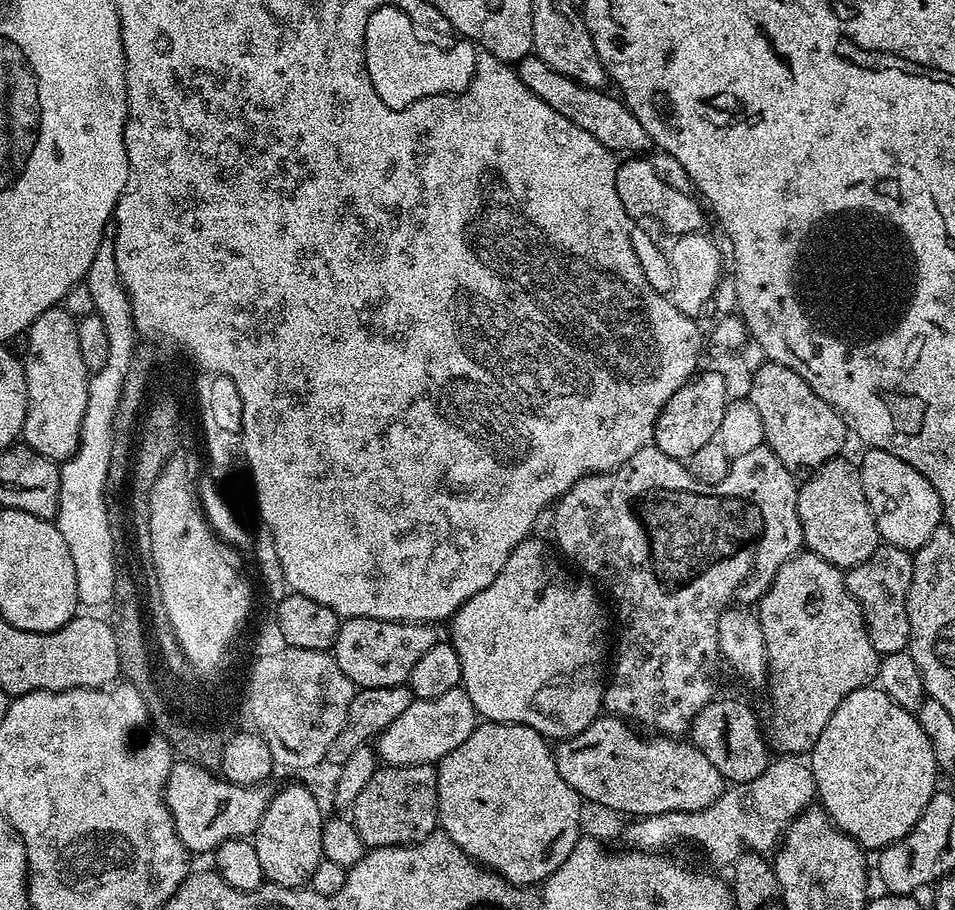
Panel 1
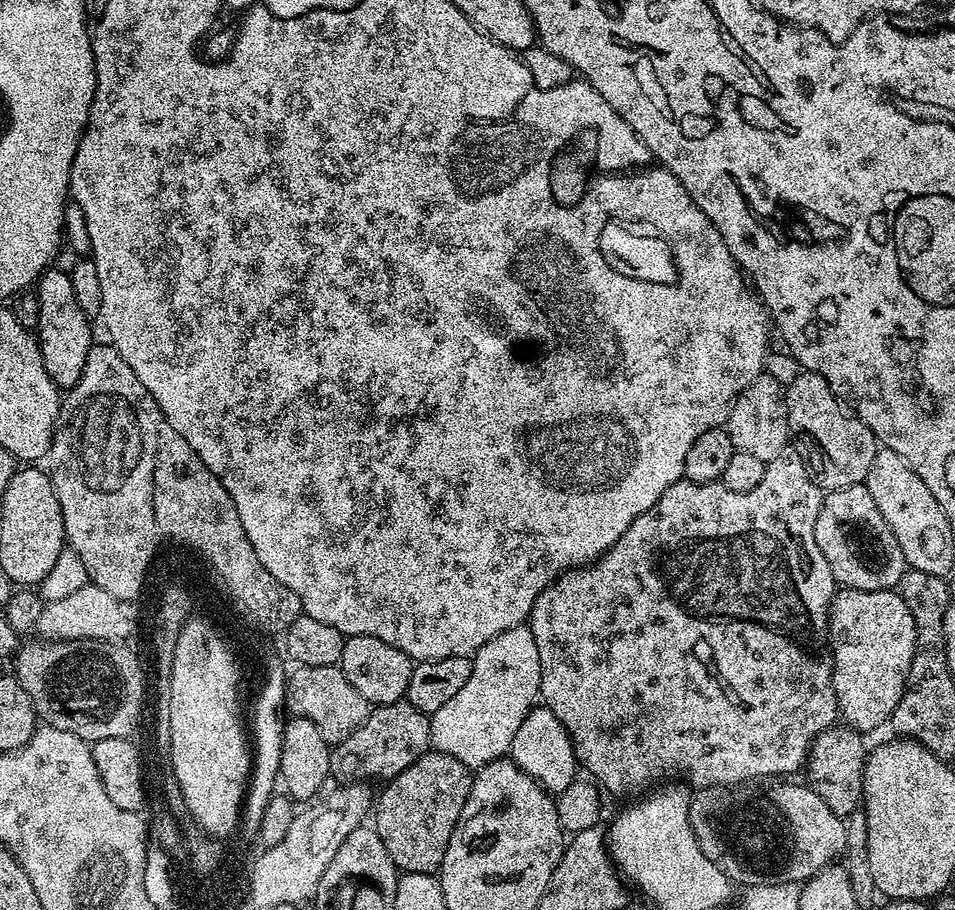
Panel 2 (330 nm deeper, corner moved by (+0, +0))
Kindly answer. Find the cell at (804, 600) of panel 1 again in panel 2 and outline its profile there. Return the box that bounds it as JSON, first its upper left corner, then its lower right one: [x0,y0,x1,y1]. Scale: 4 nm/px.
[828,587,916,734]

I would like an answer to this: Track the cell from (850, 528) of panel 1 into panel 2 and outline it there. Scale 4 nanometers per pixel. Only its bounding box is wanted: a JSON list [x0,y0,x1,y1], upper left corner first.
[814,483,904,590]

